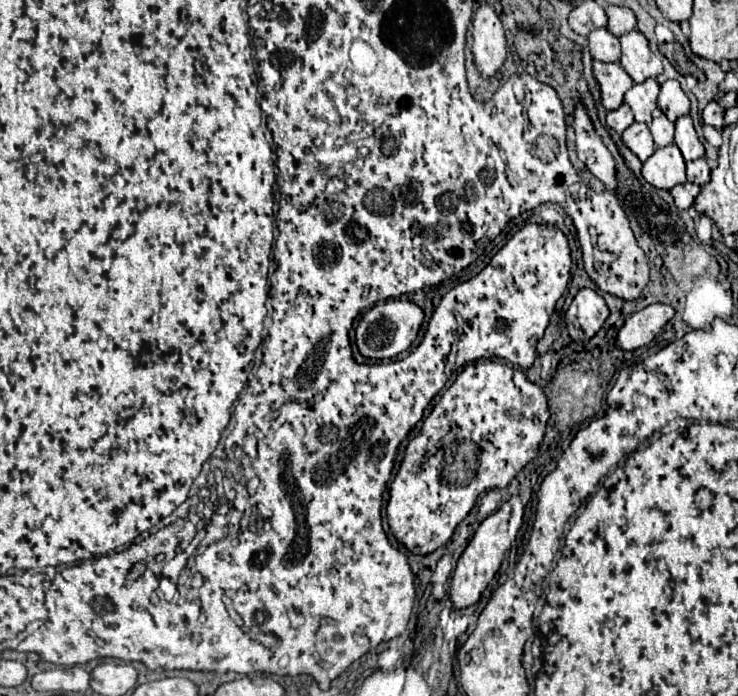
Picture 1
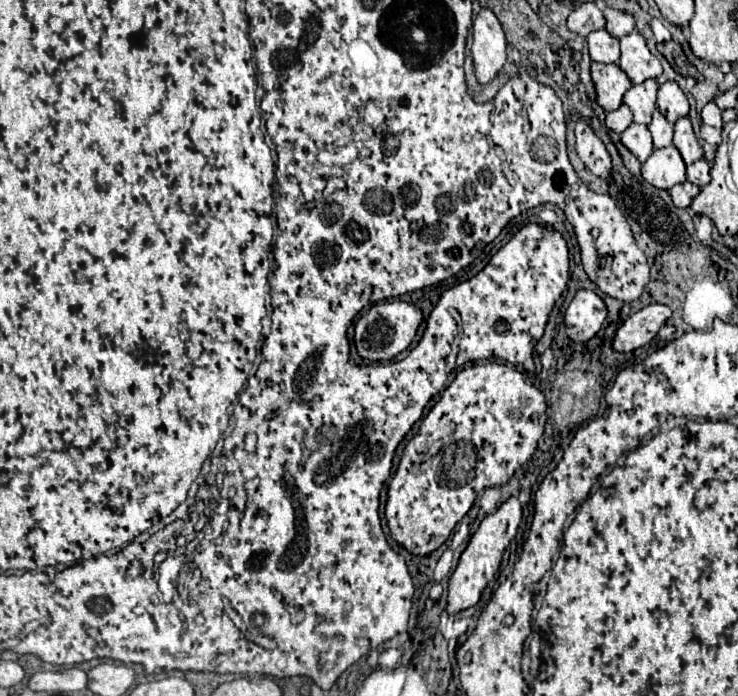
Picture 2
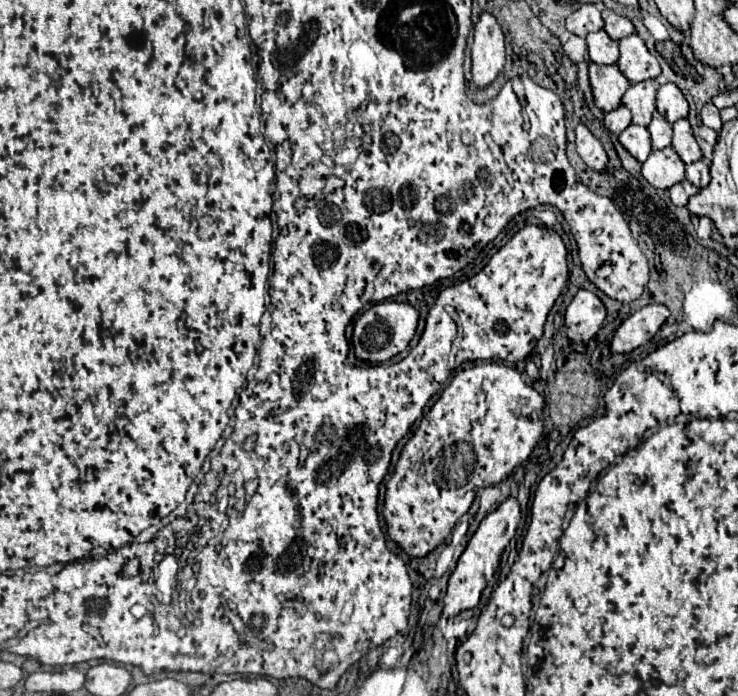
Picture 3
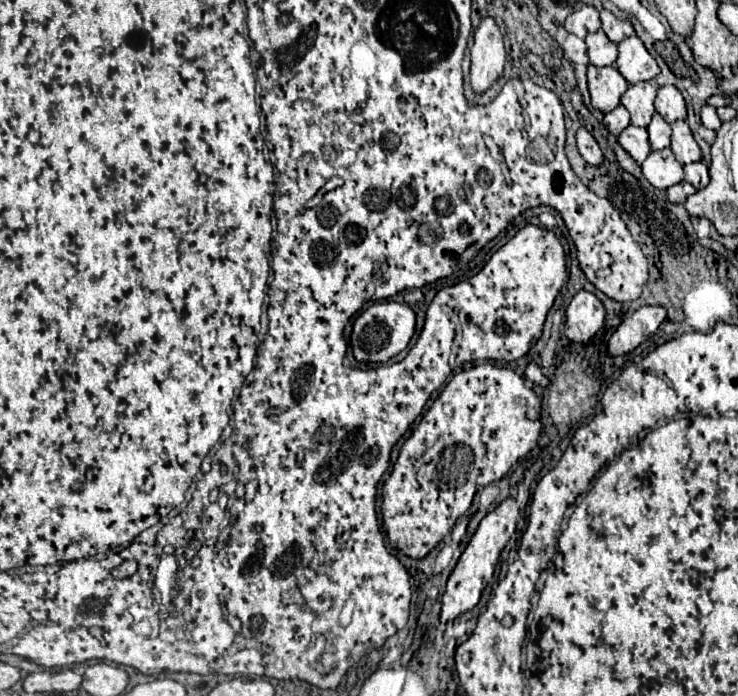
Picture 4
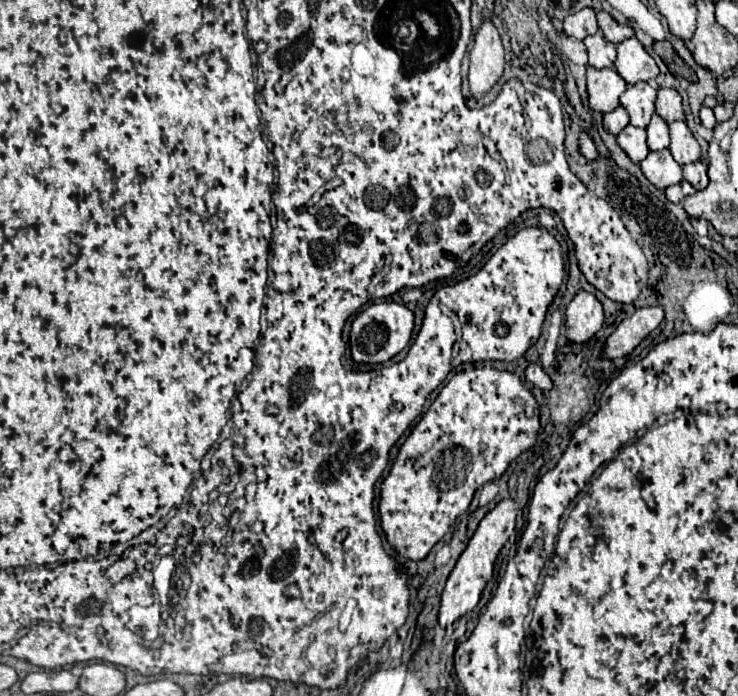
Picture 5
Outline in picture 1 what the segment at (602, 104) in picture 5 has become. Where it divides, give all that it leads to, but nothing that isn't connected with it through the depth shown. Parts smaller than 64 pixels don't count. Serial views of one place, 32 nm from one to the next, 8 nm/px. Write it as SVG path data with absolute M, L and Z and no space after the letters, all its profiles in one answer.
M598 60L592 64L592 72L594 78L600 86L600 98L602 98L602 106L610 112L616 110L622 100L624 94L634 86L632 78L624 72L624 68L614 62L614 64L600 64Z

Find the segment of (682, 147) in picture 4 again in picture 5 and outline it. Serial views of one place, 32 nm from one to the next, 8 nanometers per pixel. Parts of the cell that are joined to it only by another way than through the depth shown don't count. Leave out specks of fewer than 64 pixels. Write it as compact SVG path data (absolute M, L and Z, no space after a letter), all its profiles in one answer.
M686 122L670 124L670 152L680 166L700 160L700 146Z

